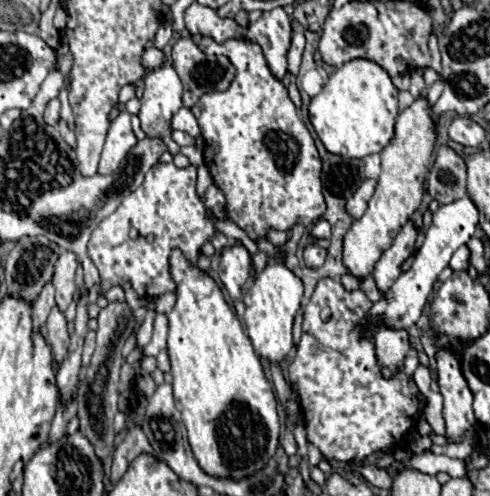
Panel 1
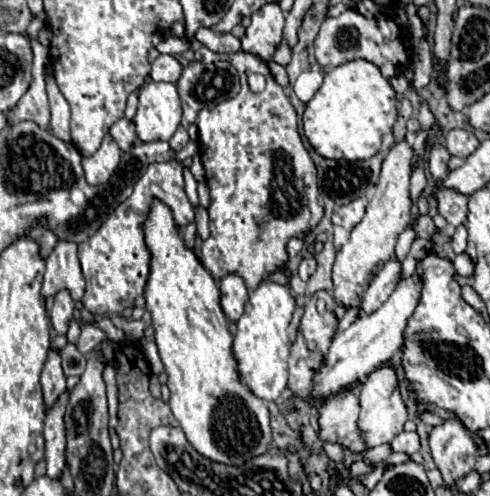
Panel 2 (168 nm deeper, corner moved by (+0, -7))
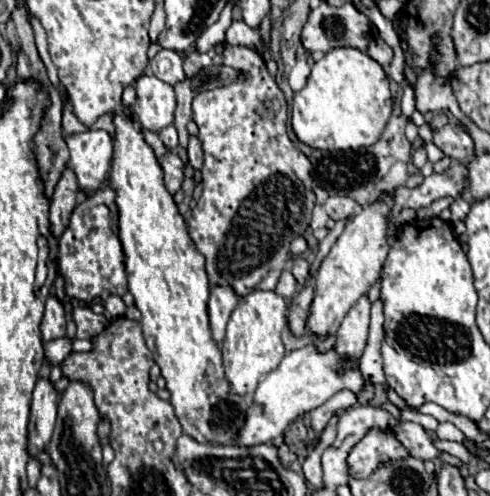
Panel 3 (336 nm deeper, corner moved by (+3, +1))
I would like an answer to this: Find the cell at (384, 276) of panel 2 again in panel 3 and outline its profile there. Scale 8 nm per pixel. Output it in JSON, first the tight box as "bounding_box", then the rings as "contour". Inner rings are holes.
{"bounding_box":[335,296,369,362],"contour":[[[361,296],[361,300],[349,310],[345,320],[339,326],[339,332],[335,336],[335,352],[339,356],[345,356],[353,362],[359,362],[365,344],[367,344],[367,332],[369,332],[369,300],[367,296]]]}

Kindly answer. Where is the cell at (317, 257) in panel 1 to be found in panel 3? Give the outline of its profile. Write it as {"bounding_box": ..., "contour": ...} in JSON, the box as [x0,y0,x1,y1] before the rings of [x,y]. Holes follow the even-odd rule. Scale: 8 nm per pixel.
{"bounding_box":[291,256,309,286],"contour":[[[295,256],[293,262],[291,262],[291,274],[295,276],[297,284],[303,286],[309,280],[309,262],[301,256]]]}

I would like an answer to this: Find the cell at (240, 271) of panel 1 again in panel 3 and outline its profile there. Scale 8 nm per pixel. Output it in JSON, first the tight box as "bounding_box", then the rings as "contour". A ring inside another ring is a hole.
{"bounding_box":[207,288,239,344],"contour":[[[211,288],[207,312],[209,312],[209,326],[211,336],[219,344],[225,338],[225,324],[229,322],[229,316],[233,308],[237,306],[239,298],[235,292],[229,292],[229,288]]]}

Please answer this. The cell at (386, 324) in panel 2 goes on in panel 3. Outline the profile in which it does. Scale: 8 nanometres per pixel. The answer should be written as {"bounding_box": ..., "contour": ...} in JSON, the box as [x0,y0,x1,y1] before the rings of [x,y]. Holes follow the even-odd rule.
{"bounding_box":[235,346,365,446],"contour":[[[305,346],[301,350],[289,352],[281,360],[281,364],[259,382],[259,386],[249,402],[249,408],[245,414],[245,424],[239,430],[235,442],[239,446],[267,444],[273,438],[281,436],[295,418],[321,406],[335,392],[351,390],[357,394],[361,390],[365,390],[365,380],[363,380],[361,372],[357,368],[353,368],[353,364],[345,364],[345,376],[337,376],[337,368],[333,368],[333,364],[337,364],[337,352],[333,352],[333,348],[327,354],[317,352],[315,346]]]}

